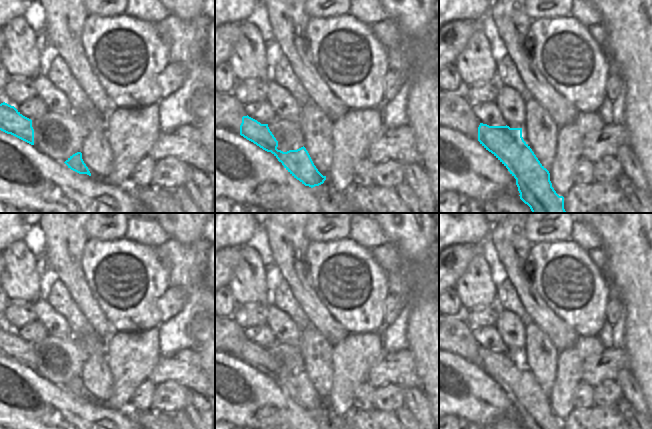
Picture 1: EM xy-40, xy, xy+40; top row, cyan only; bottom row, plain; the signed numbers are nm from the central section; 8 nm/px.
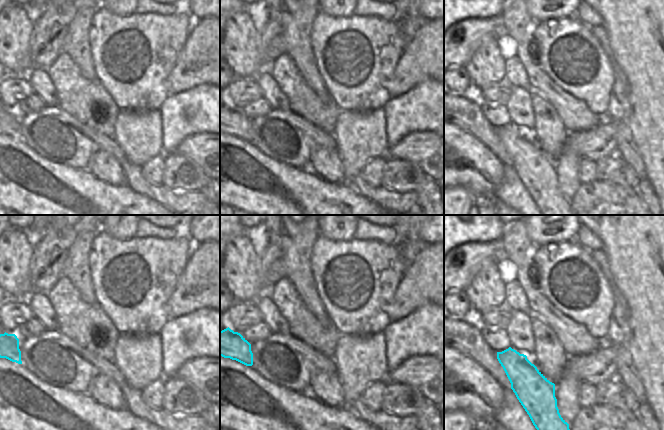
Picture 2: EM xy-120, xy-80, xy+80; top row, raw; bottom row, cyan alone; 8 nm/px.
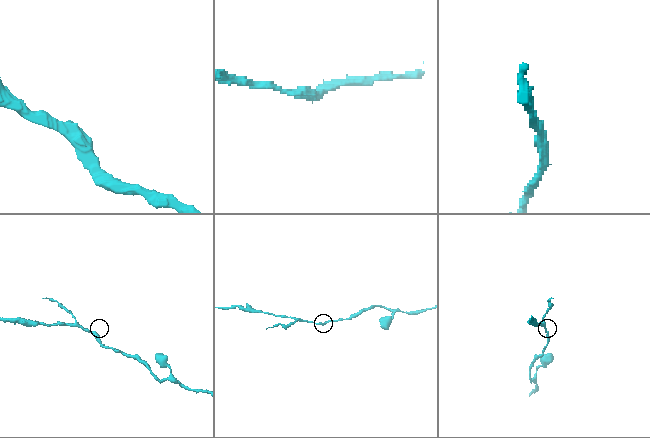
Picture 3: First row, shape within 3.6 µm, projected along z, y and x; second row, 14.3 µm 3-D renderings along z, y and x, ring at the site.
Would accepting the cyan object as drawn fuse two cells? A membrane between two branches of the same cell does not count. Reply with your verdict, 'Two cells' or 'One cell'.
One cell.

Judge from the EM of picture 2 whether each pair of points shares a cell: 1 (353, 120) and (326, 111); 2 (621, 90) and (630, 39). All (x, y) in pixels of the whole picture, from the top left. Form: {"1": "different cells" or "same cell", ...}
{"1": "different cells", "2": "different cells"}

